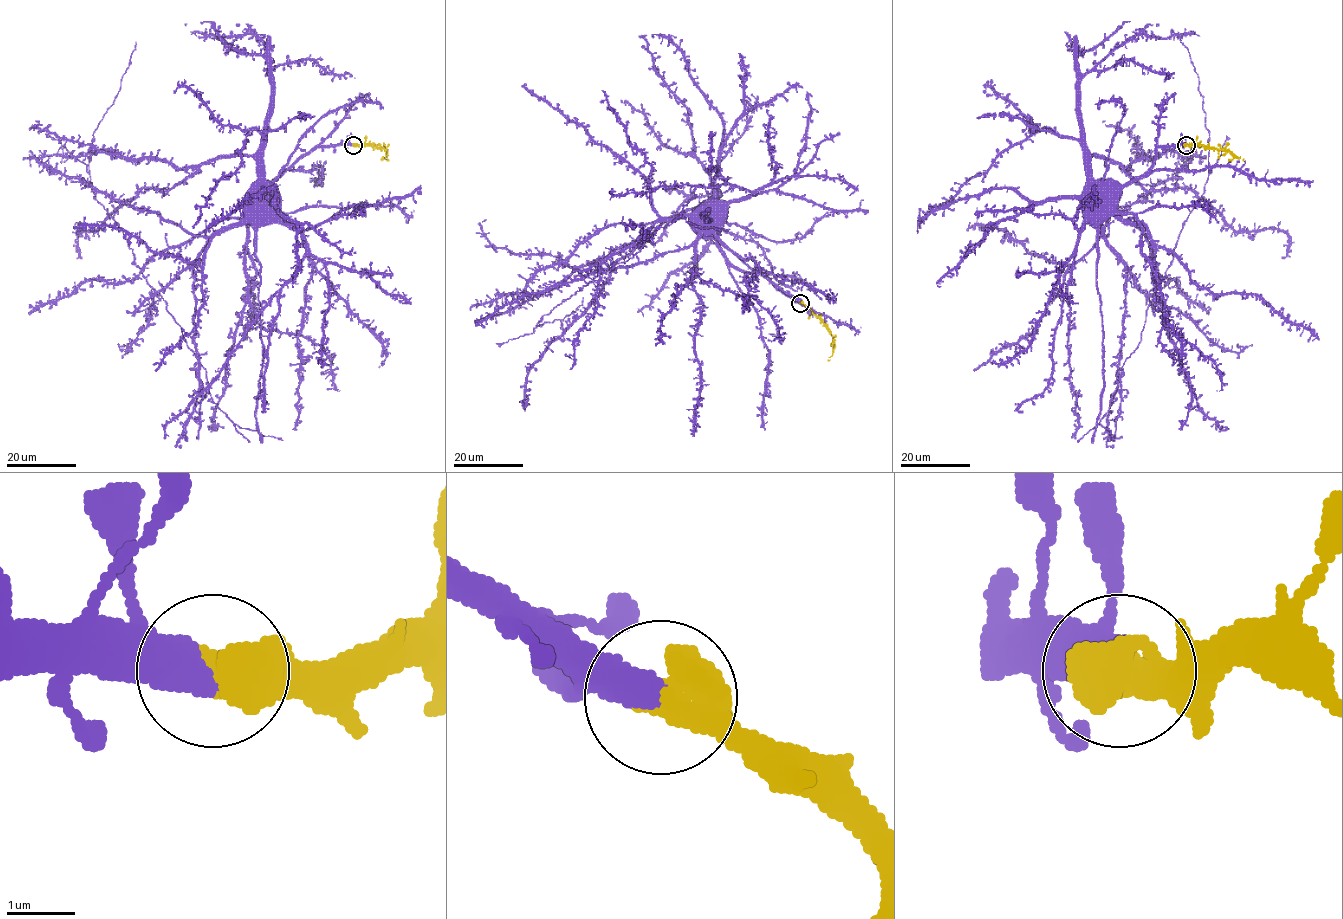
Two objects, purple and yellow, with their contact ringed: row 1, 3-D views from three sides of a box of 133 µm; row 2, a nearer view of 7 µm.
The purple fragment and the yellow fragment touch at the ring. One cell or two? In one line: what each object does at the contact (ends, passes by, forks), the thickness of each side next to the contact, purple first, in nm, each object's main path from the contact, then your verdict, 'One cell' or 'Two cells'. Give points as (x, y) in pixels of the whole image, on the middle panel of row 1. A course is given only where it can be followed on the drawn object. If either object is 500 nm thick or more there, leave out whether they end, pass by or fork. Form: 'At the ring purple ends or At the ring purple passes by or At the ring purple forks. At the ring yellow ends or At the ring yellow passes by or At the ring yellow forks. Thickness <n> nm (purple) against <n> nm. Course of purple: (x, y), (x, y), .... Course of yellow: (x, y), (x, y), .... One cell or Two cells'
Thickness 550 nm (purple) against 750 nm. Course of purple: (800, 302), (762, 274), (738, 270), (702, 218), (701, 213), (707, 213). Course of yellow: (800, 302), (823, 323), (832, 336), (834, 348), (830, 360). One cell

